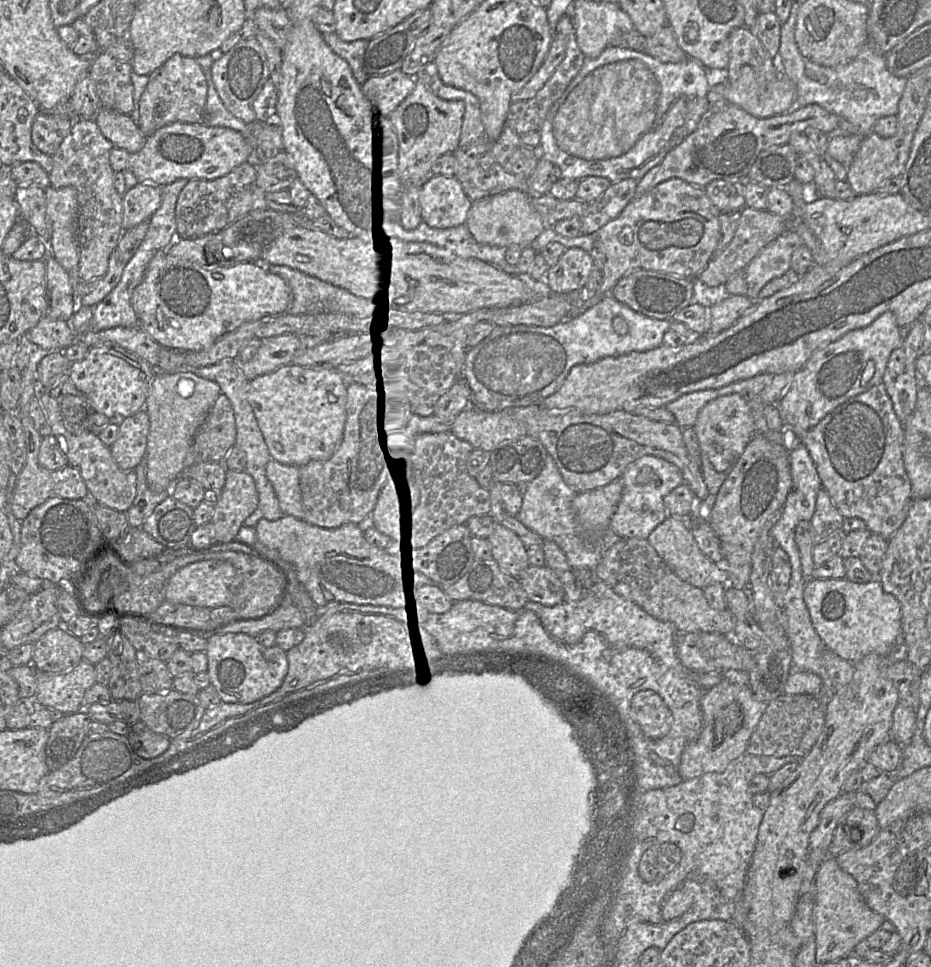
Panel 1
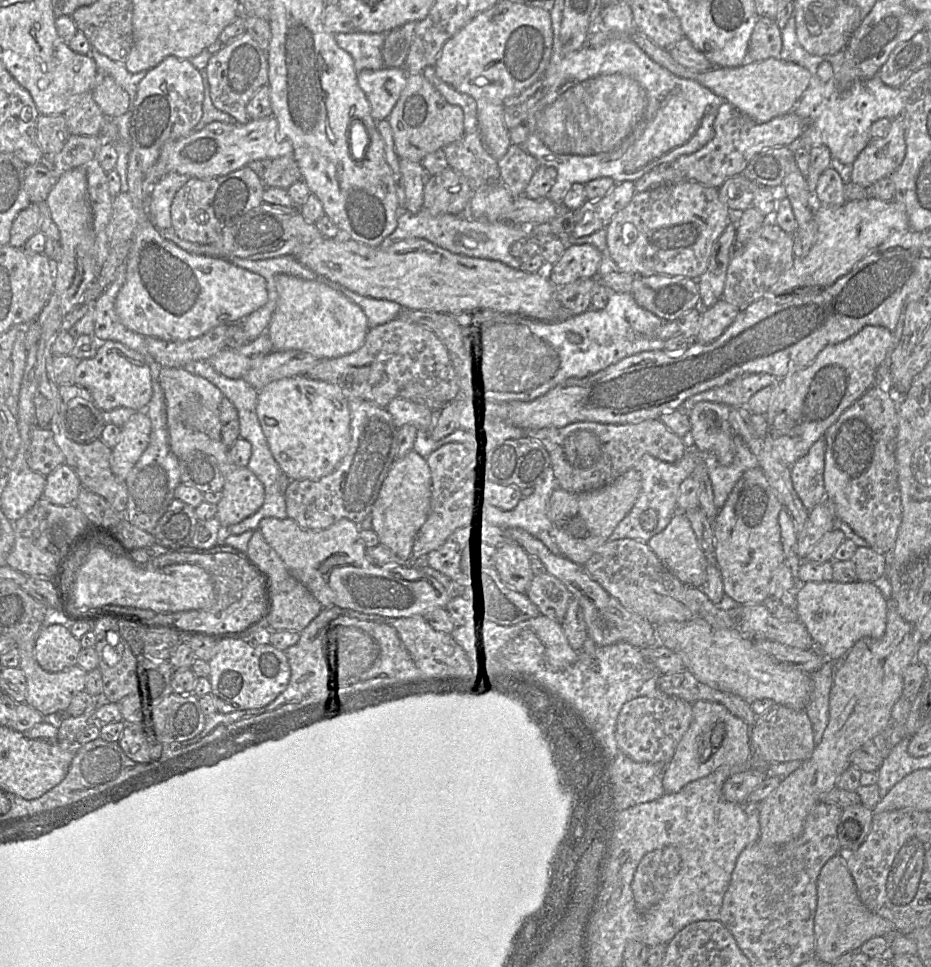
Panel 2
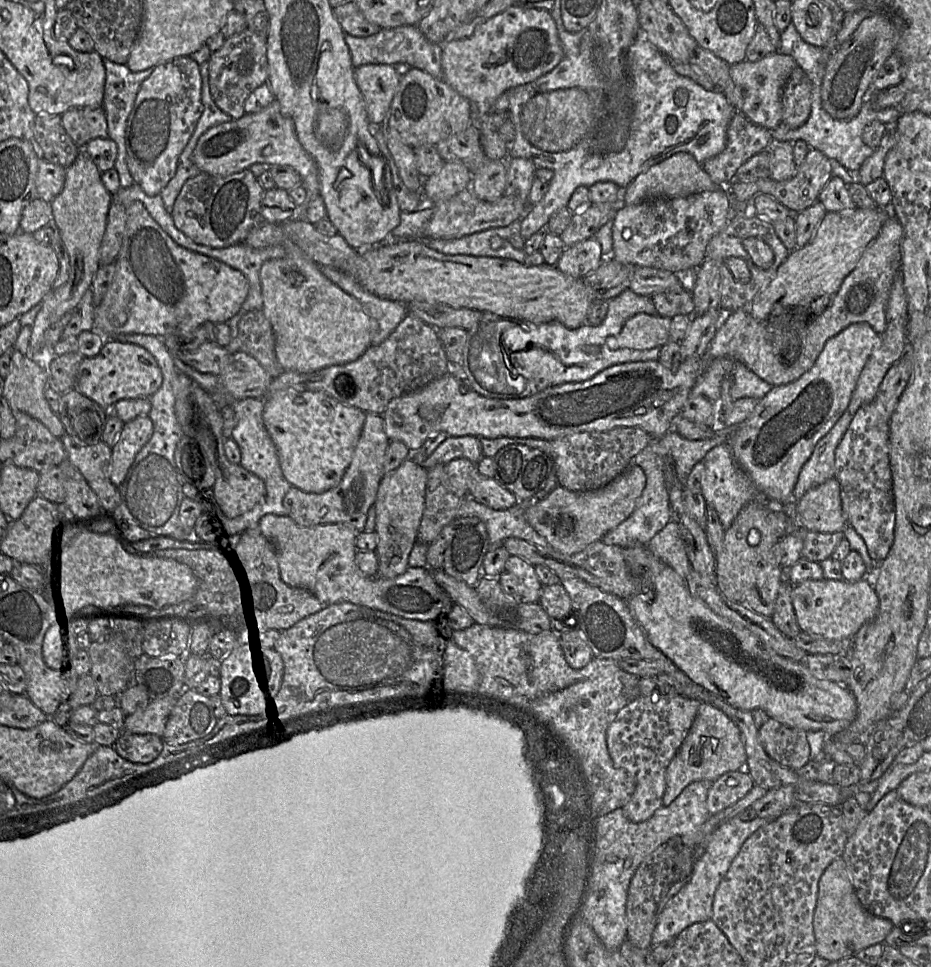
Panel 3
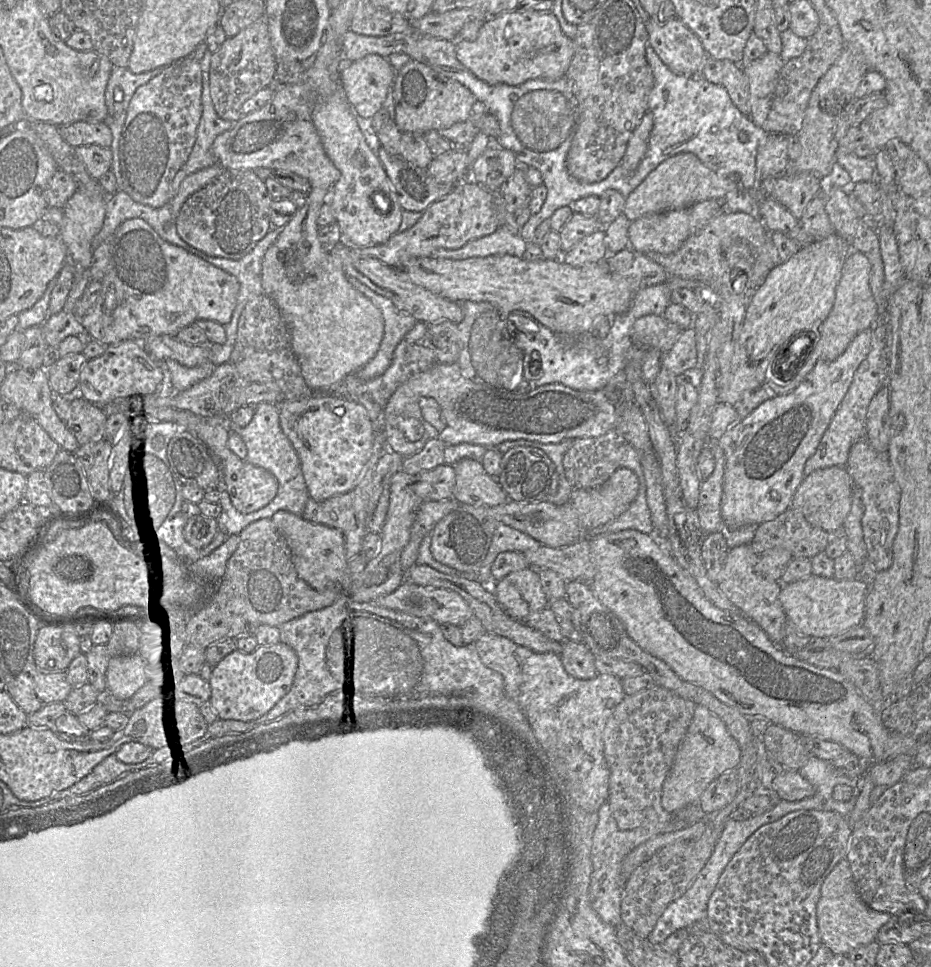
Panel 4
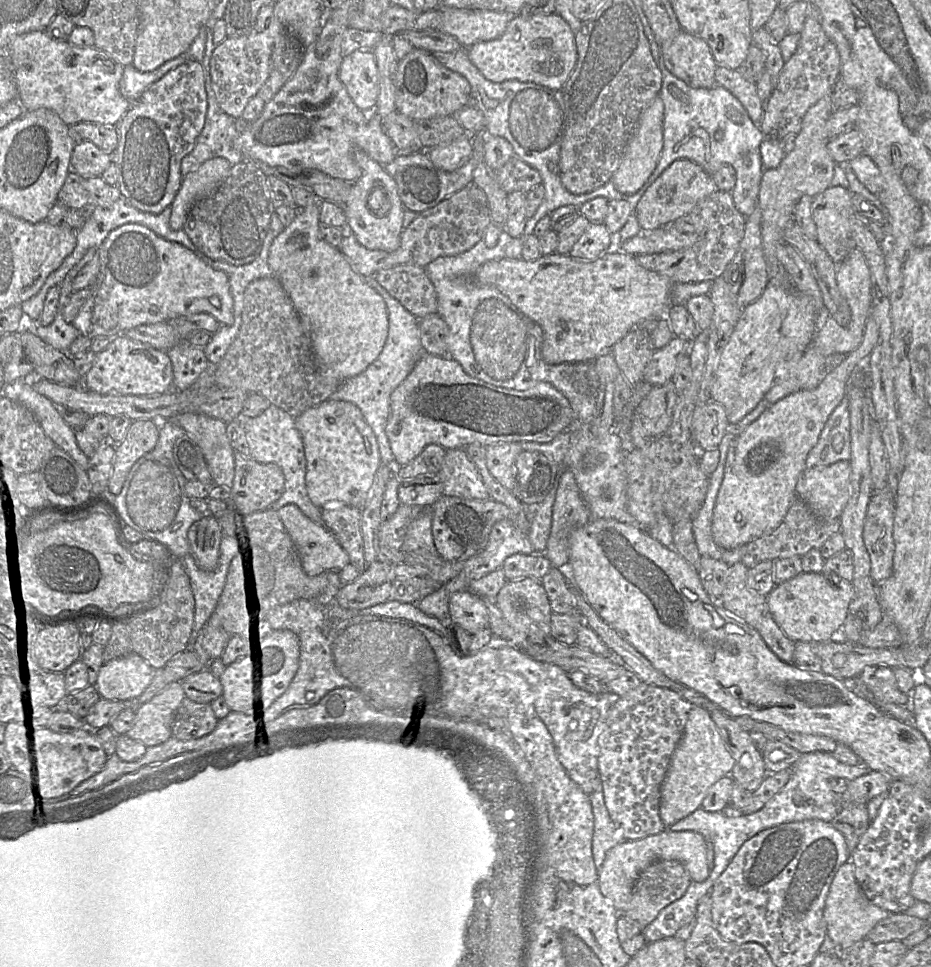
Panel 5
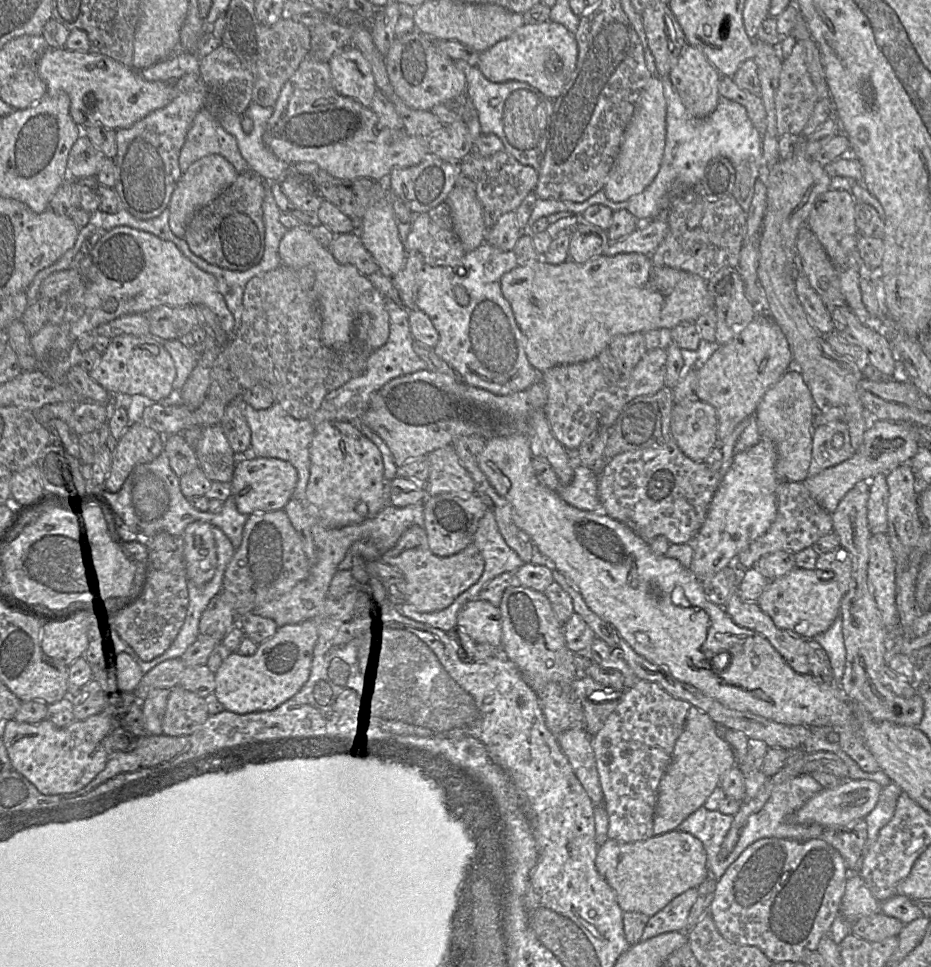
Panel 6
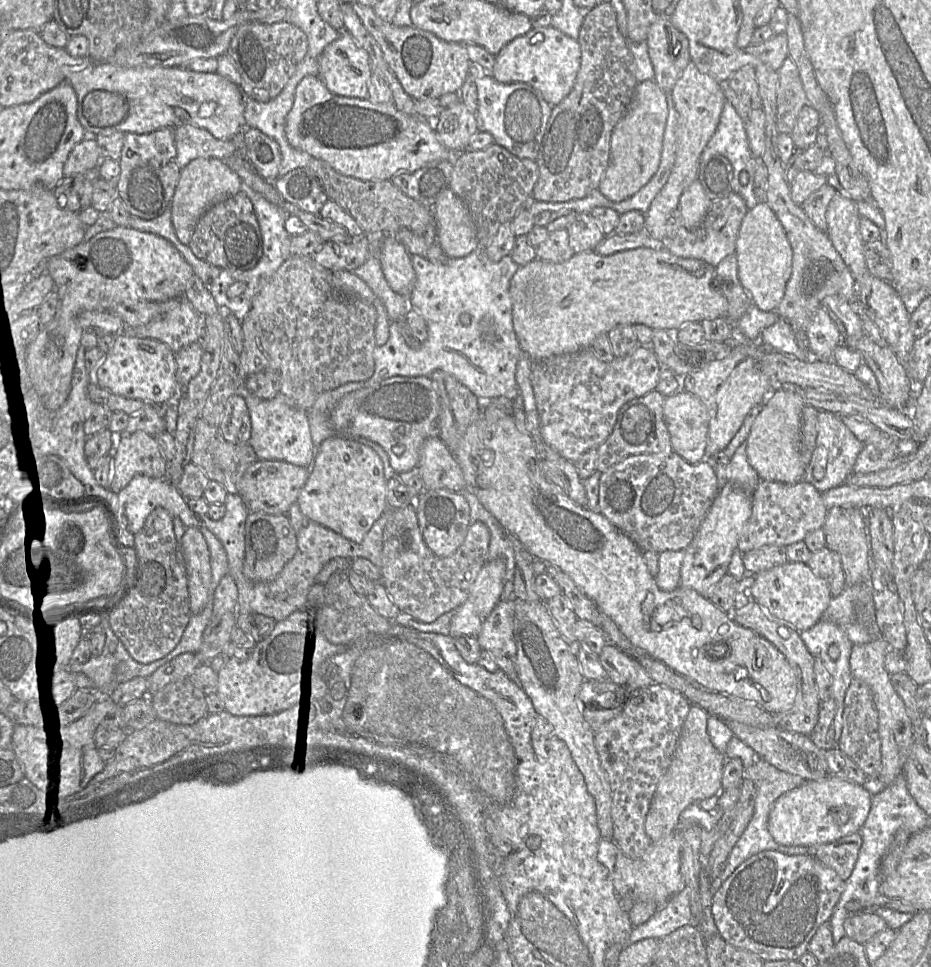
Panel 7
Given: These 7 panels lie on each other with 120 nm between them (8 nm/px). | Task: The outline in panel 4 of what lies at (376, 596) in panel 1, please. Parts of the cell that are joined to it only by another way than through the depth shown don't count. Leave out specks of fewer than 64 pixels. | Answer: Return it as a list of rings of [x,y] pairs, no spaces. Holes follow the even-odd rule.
[[[278,510],[271,520],[285,537],[291,550],[296,572],[301,579],[317,590],[340,585],[342,592],[349,594],[352,578],[345,553],[344,535],[339,529],[312,523],[285,510]],[[405,579],[393,592],[373,601],[381,607],[417,617],[429,617],[440,624],[461,626],[473,616],[467,602],[455,591],[422,586]]]

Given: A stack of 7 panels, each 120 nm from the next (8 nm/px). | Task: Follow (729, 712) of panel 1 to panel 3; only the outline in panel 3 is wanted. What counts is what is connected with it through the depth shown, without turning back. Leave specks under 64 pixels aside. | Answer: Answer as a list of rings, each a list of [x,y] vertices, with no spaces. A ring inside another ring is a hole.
[[[701,703],[681,746],[667,767],[664,806],[670,805],[686,786],[695,781],[715,781],[729,771],[746,769],[747,754],[738,726],[714,706]]]

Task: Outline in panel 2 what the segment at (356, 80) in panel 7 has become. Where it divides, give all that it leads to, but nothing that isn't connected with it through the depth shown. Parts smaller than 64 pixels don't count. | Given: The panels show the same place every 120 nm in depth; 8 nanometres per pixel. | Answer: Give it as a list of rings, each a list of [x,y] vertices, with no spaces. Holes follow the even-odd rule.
[[[381,68],[358,73],[358,84],[365,93],[375,121],[387,119],[407,84],[404,68]]]

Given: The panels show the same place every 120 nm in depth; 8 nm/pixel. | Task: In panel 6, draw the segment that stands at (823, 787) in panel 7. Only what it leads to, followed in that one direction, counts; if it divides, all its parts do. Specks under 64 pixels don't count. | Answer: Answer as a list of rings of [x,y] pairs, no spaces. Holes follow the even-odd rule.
[[[842,780],[836,787],[831,789],[823,788],[812,796],[803,806],[789,816],[789,821],[801,825],[818,824],[828,828],[846,825],[856,819],[864,819],[877,804],[882,788],[872,780]]]

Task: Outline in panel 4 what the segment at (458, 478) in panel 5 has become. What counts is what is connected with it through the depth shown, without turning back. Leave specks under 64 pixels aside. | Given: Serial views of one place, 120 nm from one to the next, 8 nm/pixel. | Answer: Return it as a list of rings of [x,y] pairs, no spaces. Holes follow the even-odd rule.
[[[463,458],[453,467],[456,475],[453,498],[459,503],[498,506],[509,501],[497,478],[489,476],[480,461]]]

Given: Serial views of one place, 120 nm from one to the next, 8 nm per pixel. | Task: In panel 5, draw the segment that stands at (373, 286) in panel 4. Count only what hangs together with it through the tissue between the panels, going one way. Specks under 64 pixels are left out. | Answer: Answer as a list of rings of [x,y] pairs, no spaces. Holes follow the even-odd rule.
[[[402,264],[380,270],[374,278],[418,320],[437,314],[437,293],[424,268]]]

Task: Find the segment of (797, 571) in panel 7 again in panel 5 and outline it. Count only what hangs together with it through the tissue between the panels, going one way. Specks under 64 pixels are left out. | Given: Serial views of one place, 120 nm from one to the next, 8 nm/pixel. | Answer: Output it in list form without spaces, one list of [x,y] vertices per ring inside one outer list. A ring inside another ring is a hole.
[[[802,572],[777,584],[766,598],[770,613],[788,638],[795,642],[821,643],[839,637],[853,596],[852,582],[832,583],[821,572]]]

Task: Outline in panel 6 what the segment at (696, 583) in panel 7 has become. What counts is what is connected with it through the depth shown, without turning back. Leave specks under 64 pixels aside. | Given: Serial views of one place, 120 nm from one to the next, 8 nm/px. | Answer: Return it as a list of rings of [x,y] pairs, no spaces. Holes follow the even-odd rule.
[[[761,438],[759,442],[734,455],[730,468],[722,476],[711,499],[705,520],[694,540],[694,553],[690,570],[699,581],[711,577],[723,568],[733,564],[738,554],[755,539],[762,536],[771,526],[776,516],[776,488],[779,480],[775,473],[777,451],[771,440]]]

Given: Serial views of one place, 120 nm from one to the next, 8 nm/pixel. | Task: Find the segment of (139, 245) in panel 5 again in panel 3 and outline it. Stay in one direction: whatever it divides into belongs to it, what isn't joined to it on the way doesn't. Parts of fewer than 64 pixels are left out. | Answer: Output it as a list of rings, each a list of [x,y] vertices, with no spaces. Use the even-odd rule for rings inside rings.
[[[139,201],[125,207],[122,243],[114,261],[115,274],[94,310],[91,331],[105,339],[138,334],[163,339],[194,331],[206,323],[226,323],[242,307],[249,284],[242,272],[174,242]]]

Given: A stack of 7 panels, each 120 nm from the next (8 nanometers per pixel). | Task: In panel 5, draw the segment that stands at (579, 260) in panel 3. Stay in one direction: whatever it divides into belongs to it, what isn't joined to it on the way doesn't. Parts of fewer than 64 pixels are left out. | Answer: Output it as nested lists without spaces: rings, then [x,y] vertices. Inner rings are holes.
[[[591,223],[569,252],[574,260],[595,260],[605,253],[614,241],[603,223]]]

